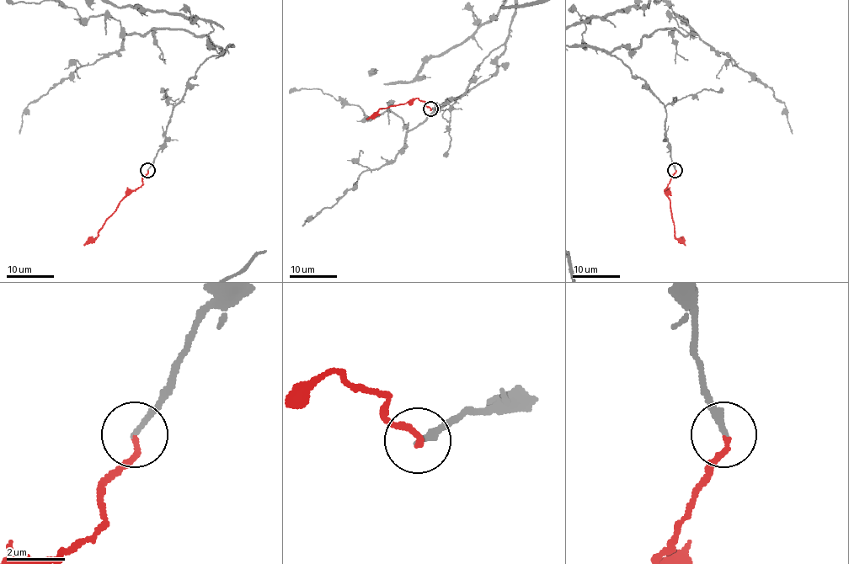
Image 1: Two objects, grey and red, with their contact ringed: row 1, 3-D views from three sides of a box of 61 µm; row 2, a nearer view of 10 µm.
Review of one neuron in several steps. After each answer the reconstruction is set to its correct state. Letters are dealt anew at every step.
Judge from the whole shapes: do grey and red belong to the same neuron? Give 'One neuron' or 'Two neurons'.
One neuron

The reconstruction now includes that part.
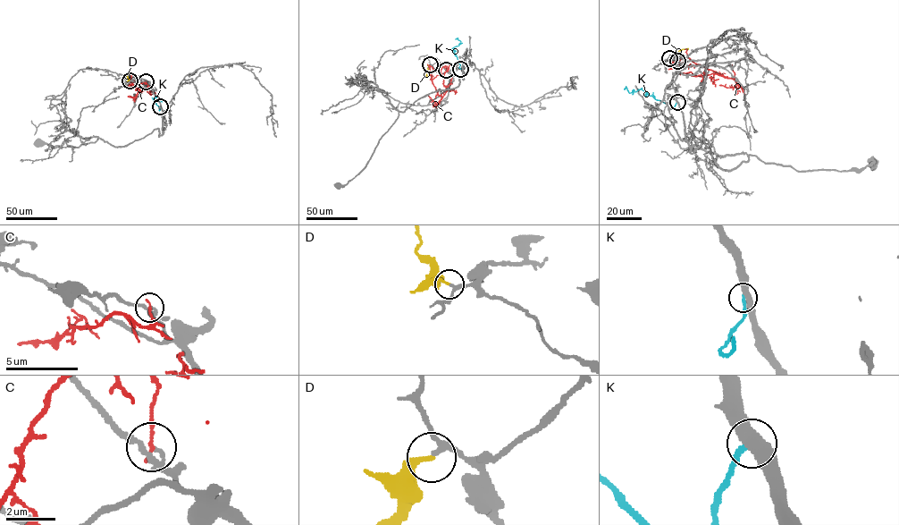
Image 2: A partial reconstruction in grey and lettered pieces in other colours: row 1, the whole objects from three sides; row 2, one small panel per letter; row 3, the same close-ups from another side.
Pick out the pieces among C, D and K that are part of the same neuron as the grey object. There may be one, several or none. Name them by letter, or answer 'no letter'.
D

